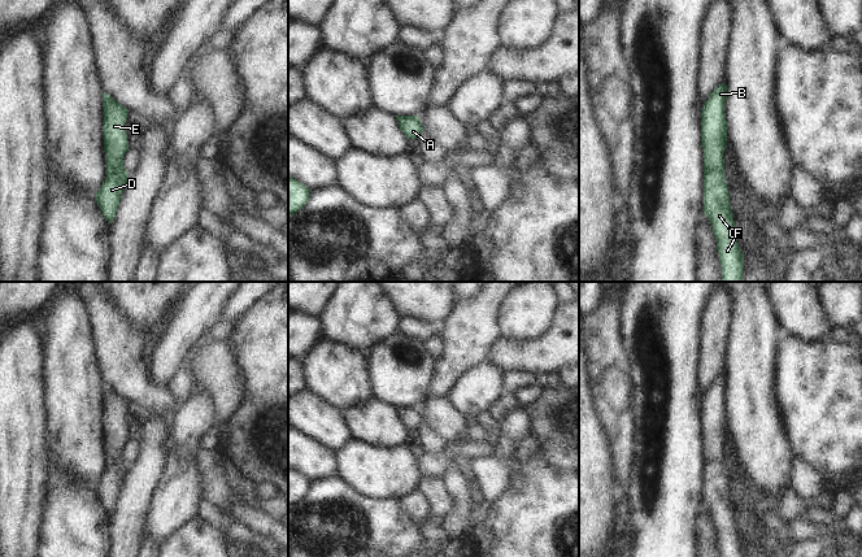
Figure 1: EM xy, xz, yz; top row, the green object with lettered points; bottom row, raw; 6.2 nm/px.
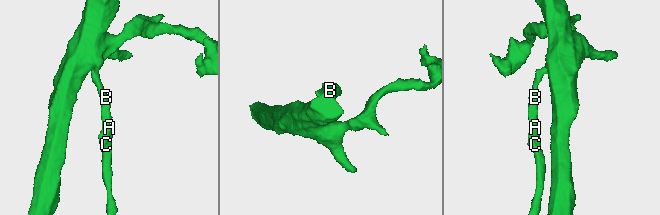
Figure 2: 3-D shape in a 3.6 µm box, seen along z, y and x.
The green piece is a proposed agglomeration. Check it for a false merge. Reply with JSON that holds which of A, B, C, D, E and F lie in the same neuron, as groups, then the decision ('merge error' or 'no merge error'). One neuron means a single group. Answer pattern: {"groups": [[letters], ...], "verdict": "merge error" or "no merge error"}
{"groups": [["A", "B", "C", "D", "E", "F"]], "verdict": "no merge error"}

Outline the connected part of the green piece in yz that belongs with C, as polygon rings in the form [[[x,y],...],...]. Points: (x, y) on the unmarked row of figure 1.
[[[722,374],[710,384],[701,401],[701,438],[705,466],[702,502],[713,517],[720,557],[744,557],[744,544],[735,525],[735,512],[724,469],[726,391],[727,377]]]

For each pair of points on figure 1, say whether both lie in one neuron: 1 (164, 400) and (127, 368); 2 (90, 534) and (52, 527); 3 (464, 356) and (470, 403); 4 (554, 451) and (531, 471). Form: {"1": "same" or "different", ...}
{"1": "same", "2": "same", "3": "different", "4": "different"}

